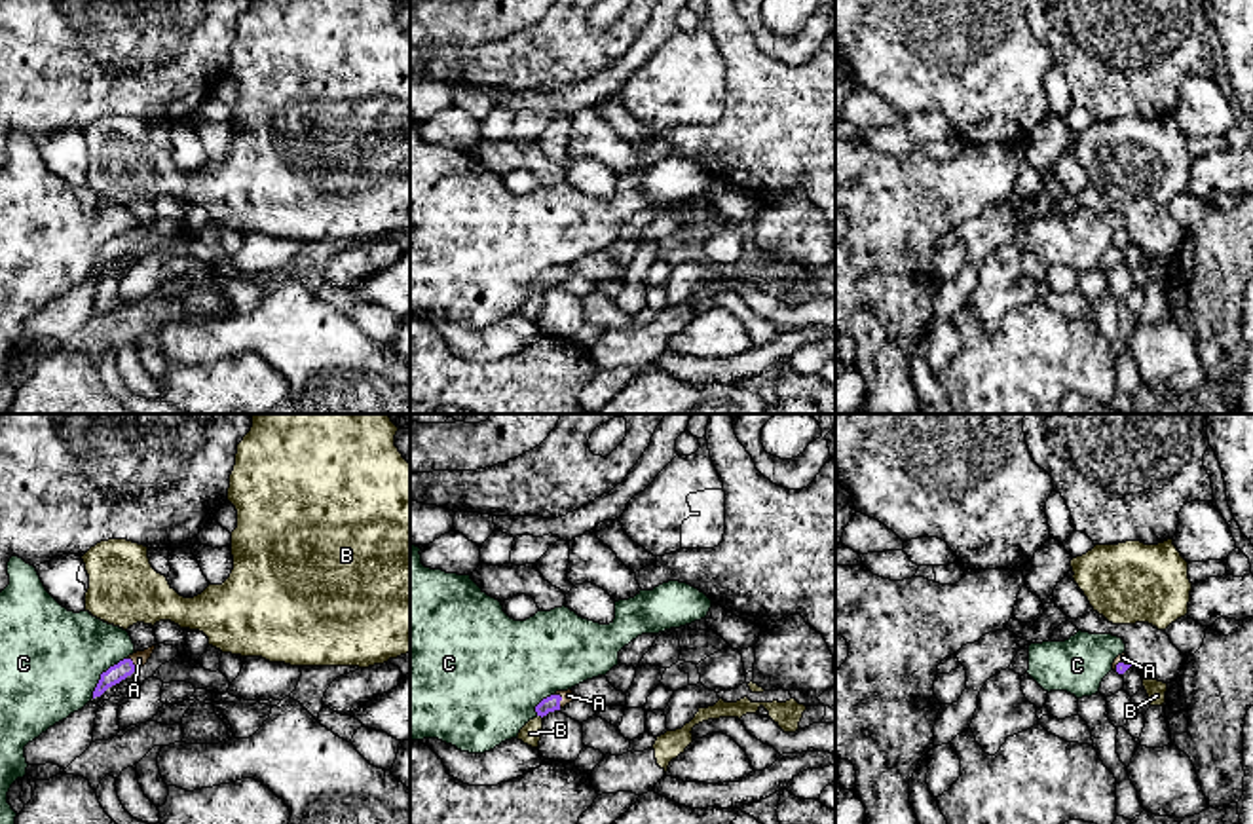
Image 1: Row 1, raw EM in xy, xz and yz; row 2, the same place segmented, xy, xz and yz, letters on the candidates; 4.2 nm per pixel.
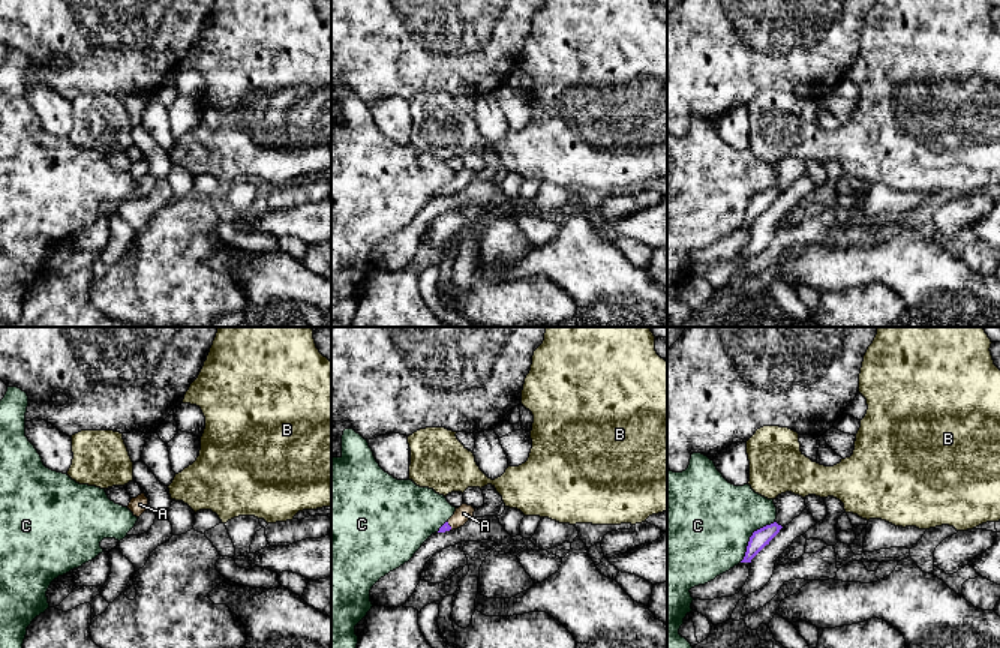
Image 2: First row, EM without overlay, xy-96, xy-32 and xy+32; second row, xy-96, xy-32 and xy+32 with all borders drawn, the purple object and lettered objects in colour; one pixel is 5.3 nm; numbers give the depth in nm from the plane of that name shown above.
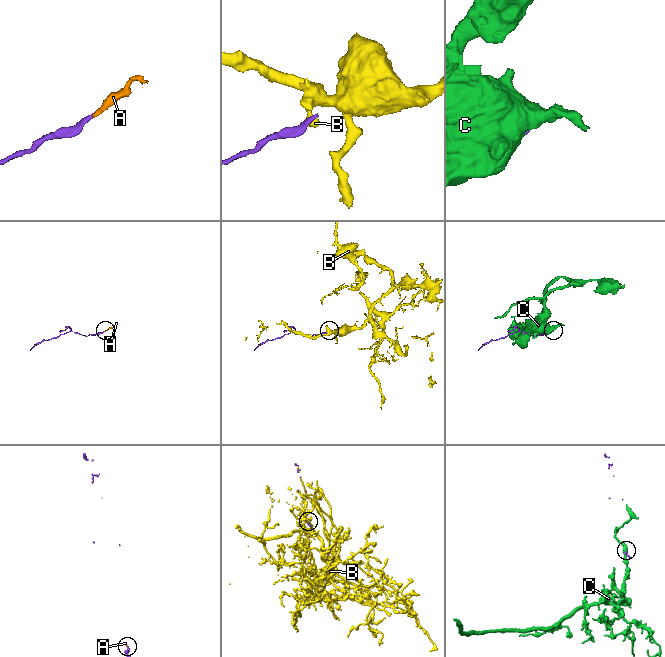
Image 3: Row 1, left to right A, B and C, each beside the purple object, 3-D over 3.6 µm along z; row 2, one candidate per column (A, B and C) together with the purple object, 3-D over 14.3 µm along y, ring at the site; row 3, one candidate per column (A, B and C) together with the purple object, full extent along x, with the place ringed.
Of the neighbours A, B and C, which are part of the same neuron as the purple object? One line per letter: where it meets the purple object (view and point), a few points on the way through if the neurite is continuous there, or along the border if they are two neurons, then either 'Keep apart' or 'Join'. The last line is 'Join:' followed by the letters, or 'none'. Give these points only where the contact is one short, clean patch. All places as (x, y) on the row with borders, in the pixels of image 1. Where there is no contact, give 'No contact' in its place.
A: Touches purple at xz (561, 699). Path across: xz (551, 703), (561, 699), (568, 695). Join
B: Touches purple at xz (540, 714). Boundary: xz (538, 714), (542, 718). Keep apart
C: Touches purple at xy (101, 674). Keep apart
Join: A

